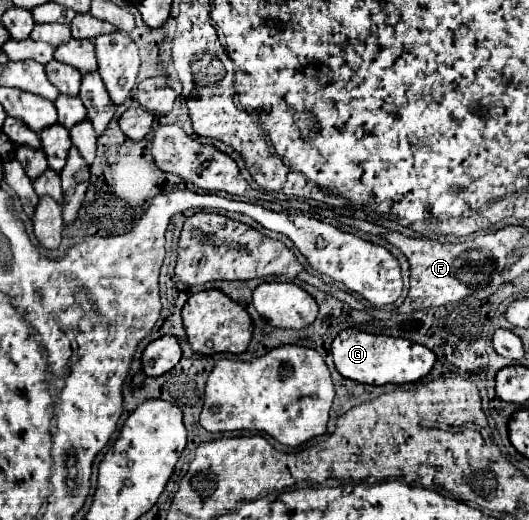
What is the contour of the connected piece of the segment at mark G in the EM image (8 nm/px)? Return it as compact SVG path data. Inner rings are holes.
M345 329L333 341L333 359L337 371L351 381L367 385L385 385L385 383L415 383L425 377L435 365L435 353L419 343L407 341L403 337L389 335L369 335L359 329Z

